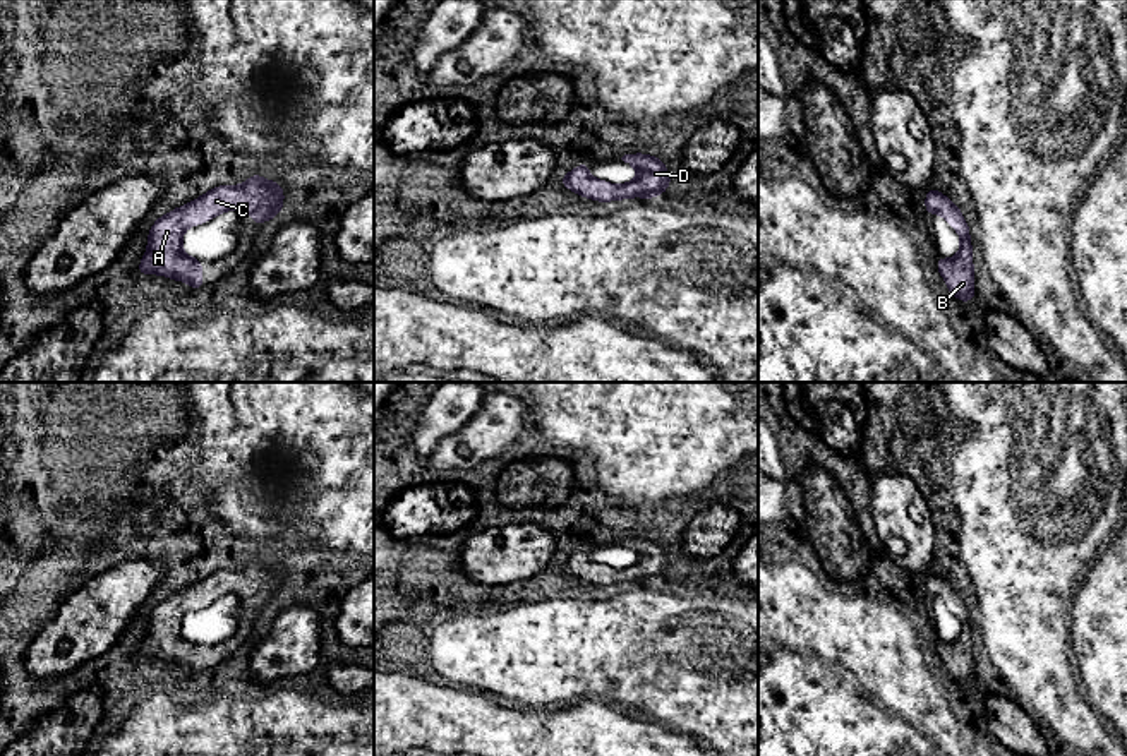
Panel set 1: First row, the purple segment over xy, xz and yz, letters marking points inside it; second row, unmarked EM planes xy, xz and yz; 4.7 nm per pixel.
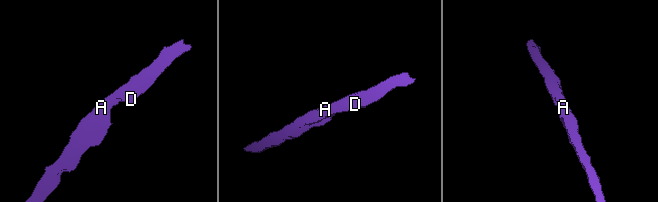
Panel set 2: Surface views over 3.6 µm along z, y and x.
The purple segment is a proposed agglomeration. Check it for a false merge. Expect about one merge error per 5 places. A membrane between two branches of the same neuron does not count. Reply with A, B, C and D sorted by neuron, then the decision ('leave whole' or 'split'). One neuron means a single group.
groups A B C D; leave whole

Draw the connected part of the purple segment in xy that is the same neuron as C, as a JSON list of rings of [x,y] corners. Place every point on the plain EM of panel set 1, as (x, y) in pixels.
[[[252,557],[244,569],[218,569],[196,585],[158,602],[148,619],[148,633],[137,651],[139,658],[161,658],[187,665],[197,675],[202,669],[202,645],[182,633],[184,615],[202,609],[225,595],[250,597],[254,609],[278,600],[285,574],[278,566]]]

